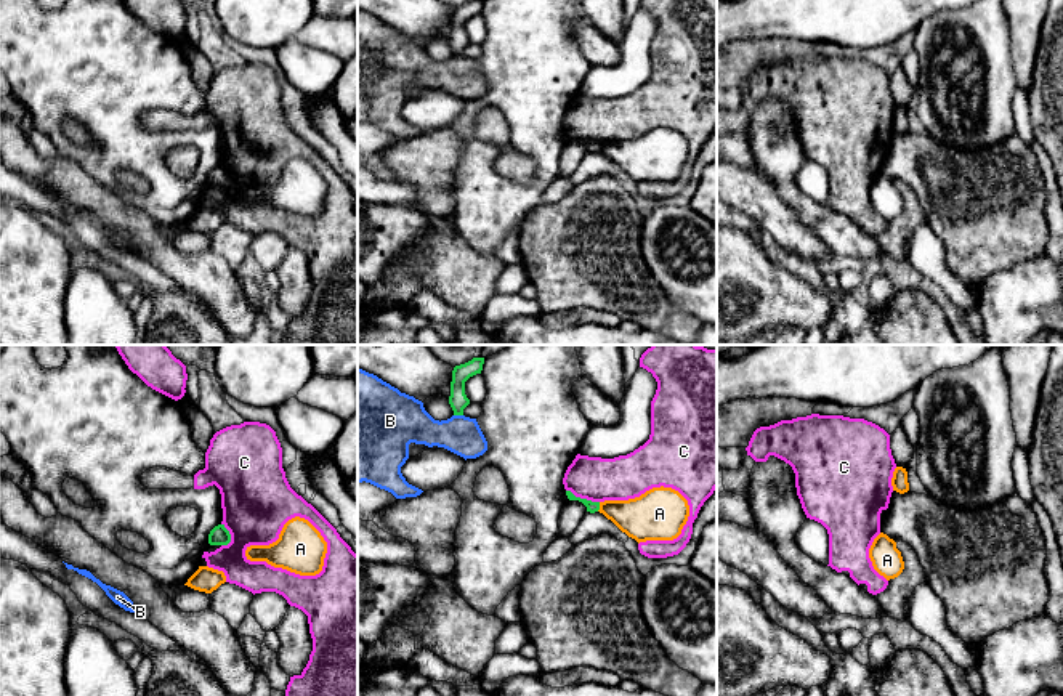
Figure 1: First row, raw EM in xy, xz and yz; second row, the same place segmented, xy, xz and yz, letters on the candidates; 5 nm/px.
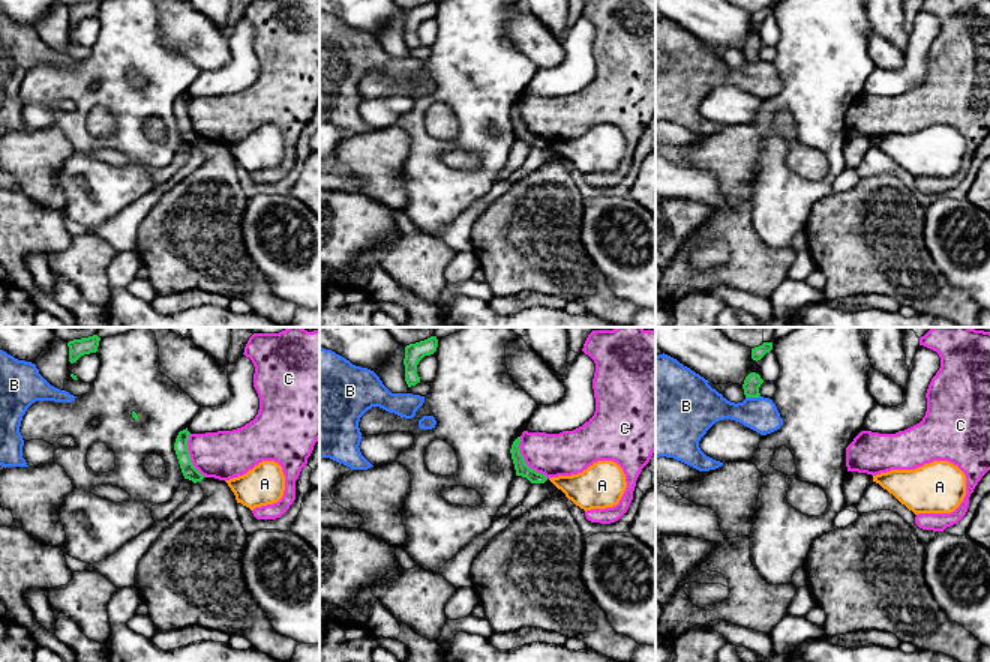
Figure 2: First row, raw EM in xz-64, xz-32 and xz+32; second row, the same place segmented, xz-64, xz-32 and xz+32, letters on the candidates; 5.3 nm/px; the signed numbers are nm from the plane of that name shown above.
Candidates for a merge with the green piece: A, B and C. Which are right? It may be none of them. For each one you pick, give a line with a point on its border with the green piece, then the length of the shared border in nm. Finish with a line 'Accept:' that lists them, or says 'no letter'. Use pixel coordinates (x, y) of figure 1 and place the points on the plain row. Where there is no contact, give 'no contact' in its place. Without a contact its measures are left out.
Accept: no letter

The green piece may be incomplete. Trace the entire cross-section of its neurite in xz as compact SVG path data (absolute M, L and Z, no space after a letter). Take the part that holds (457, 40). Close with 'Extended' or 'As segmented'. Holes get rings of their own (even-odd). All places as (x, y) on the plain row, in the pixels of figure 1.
M471 0L454 8L449 37L449 45L454 51L454 56L463 56L463 50L470 45L470 40L465 35L465 22L470 18L481 14L483 5L484 0Z. As segmented

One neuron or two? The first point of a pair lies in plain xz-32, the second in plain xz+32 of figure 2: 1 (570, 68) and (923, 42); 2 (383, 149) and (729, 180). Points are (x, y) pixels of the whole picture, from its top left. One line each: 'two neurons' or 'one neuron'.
1: one neuron
2: one neuron

